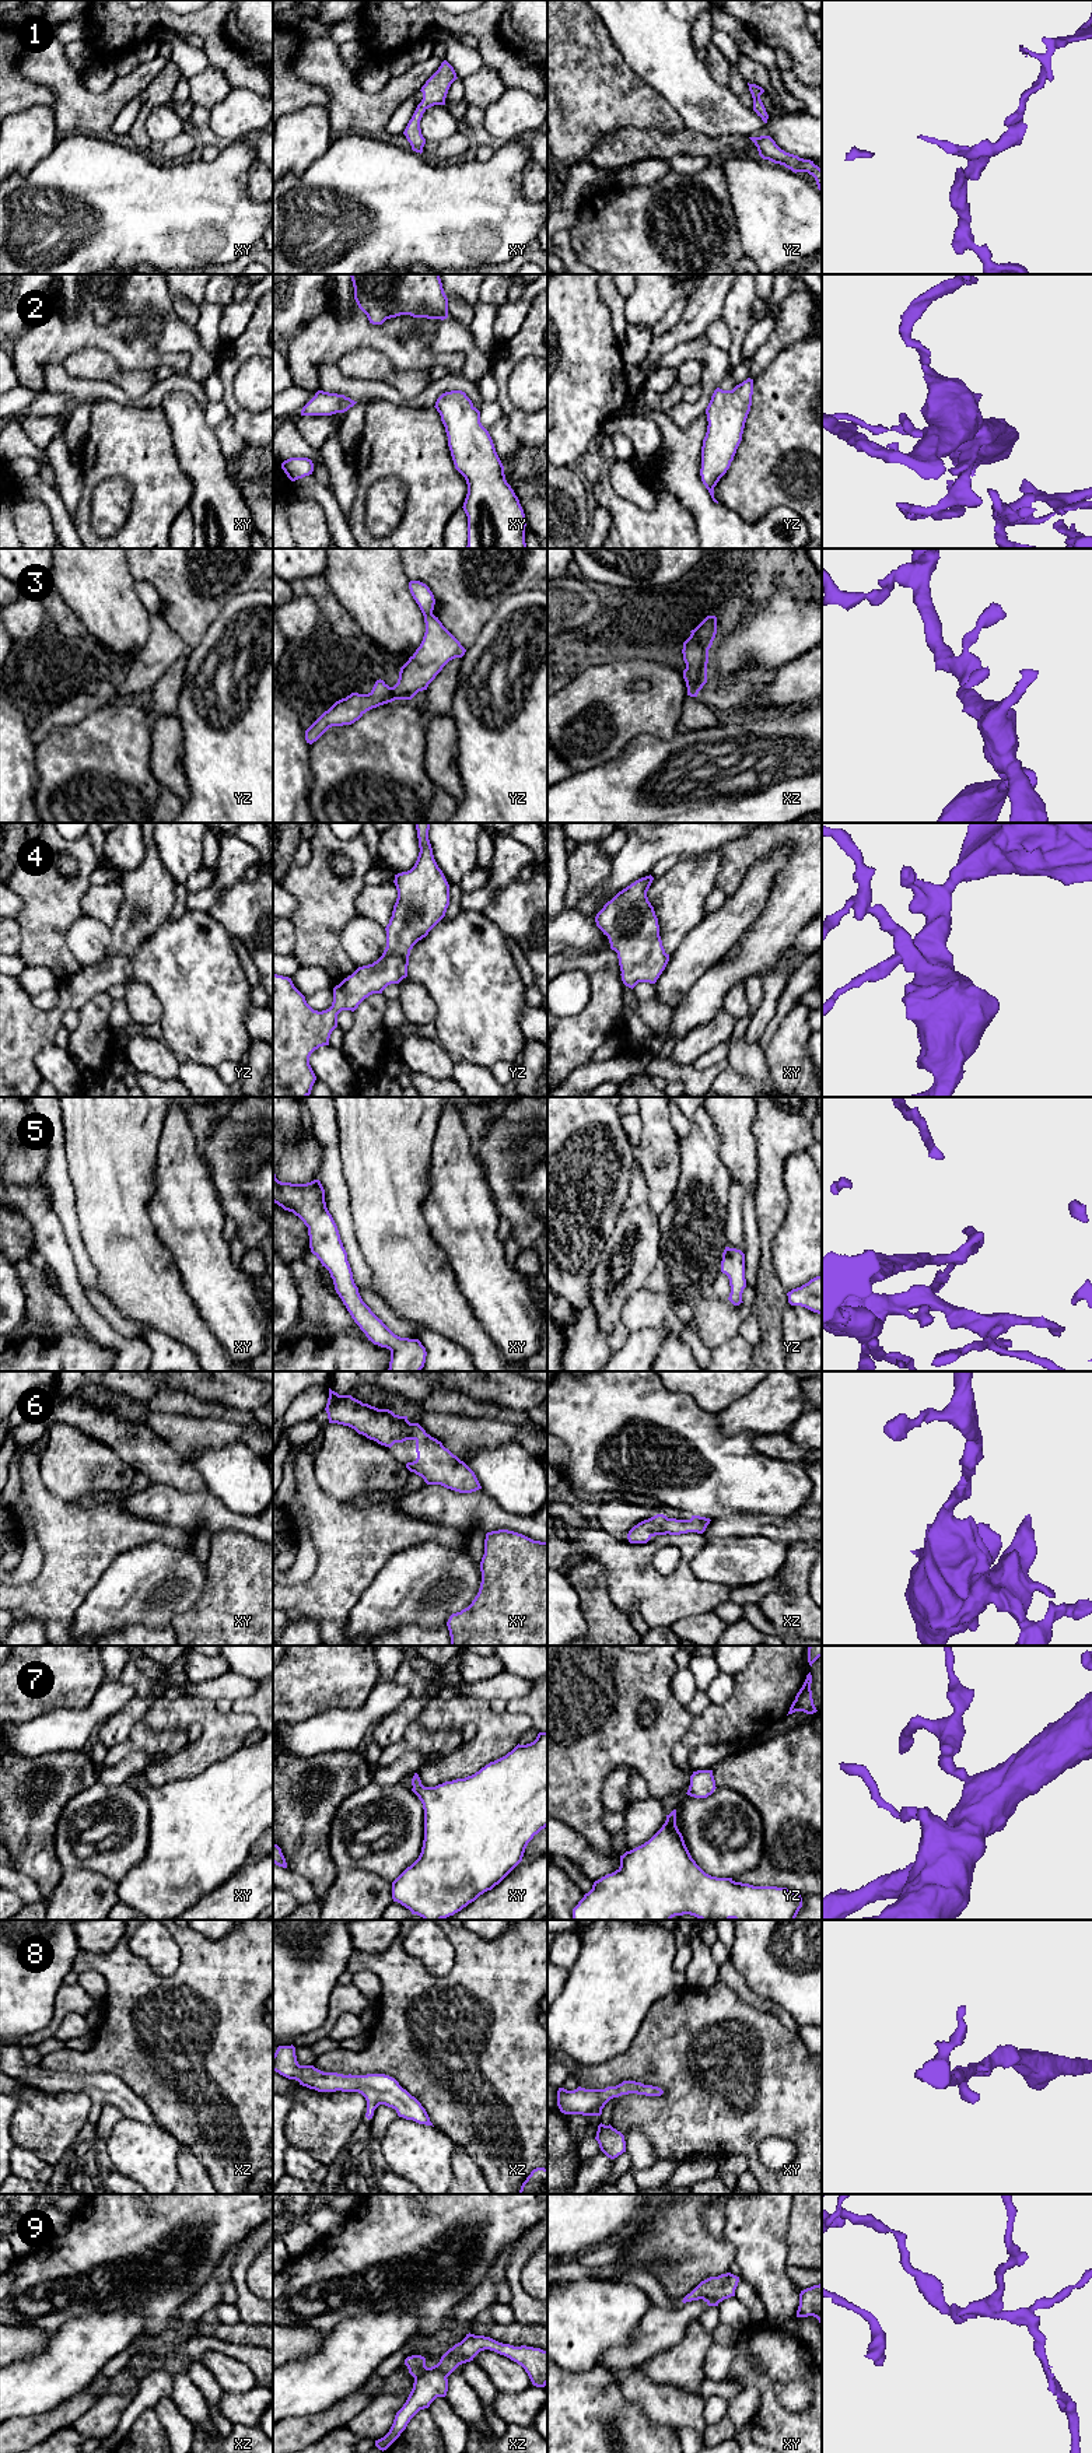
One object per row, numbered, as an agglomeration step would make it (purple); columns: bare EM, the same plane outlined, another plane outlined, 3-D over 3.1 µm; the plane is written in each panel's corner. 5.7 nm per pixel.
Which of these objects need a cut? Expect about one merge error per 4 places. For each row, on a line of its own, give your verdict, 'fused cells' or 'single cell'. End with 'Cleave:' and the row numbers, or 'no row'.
1: single cell
2: single cell
3: single cell
4: single cell
5: single cell
6: single cell
7: single cell
8: single cell
9: fused cells
Cleave: 9

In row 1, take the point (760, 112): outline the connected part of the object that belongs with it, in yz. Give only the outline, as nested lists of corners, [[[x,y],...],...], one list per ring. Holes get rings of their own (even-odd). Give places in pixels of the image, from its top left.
[[[749,84],[749,91],[752,94],[752,98],[753,98],[753,111],[757,113],[757,116],[762,118],[762,120],[764,123],[767,123],[767,119],[769,119],[769,115],[766,112],[766,108],[760,99],[760,95],[764,92],[764,90],[756,84]]]

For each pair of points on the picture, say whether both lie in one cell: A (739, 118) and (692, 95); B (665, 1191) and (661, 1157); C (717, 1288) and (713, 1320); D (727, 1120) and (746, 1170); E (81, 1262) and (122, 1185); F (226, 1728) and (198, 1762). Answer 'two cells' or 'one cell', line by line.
A: one cell
B: one cell
C: two cells
D: one cell
E: two cells
F: one cell

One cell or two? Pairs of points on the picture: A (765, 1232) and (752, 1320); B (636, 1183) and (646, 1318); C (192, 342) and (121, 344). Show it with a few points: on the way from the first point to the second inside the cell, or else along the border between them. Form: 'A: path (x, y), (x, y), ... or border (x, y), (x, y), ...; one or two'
A: border (753, 1311), (759, 1324), (759, 1344); two
B: border (643, 1286), (626, 1300), (620, 1311); two
C: border (167, 321), (156, 346), (160, 354); two

